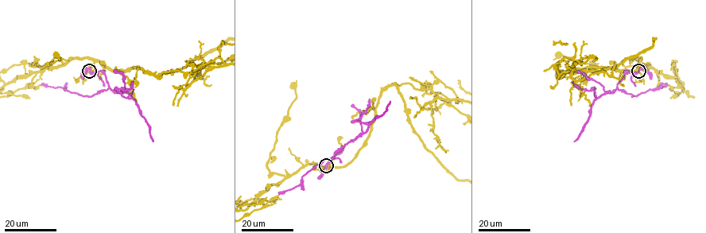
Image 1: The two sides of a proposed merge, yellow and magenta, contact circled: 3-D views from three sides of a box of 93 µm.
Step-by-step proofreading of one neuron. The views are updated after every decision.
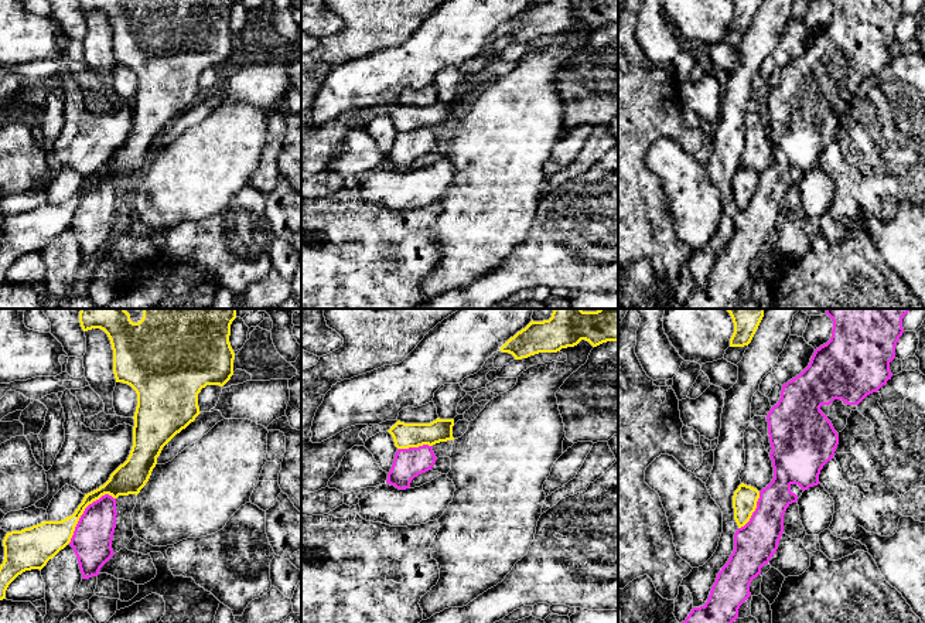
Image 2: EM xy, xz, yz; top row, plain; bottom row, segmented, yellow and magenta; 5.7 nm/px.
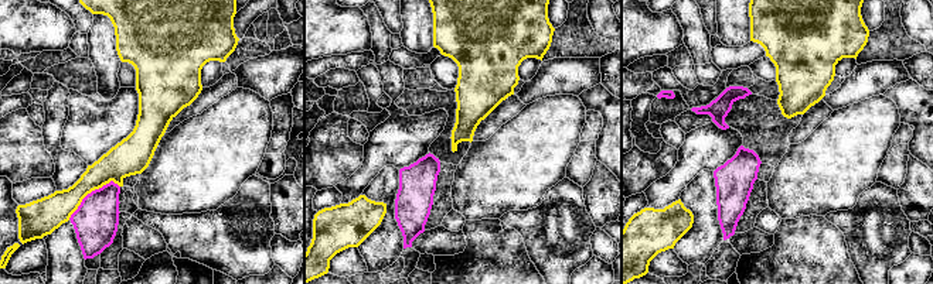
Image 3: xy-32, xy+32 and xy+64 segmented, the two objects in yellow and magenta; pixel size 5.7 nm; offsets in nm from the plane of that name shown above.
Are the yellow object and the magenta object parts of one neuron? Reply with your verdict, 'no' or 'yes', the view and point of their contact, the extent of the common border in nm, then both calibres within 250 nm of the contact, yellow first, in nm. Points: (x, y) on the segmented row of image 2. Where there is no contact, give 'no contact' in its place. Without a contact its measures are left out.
no | xy (84, 510) | 380 nm | 190/220 nm

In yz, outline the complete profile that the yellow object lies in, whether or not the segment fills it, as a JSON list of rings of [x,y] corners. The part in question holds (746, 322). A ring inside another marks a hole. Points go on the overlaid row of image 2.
[[[727,309],[734,323],[730,347],[748,345],[764,317],[764,309]]]

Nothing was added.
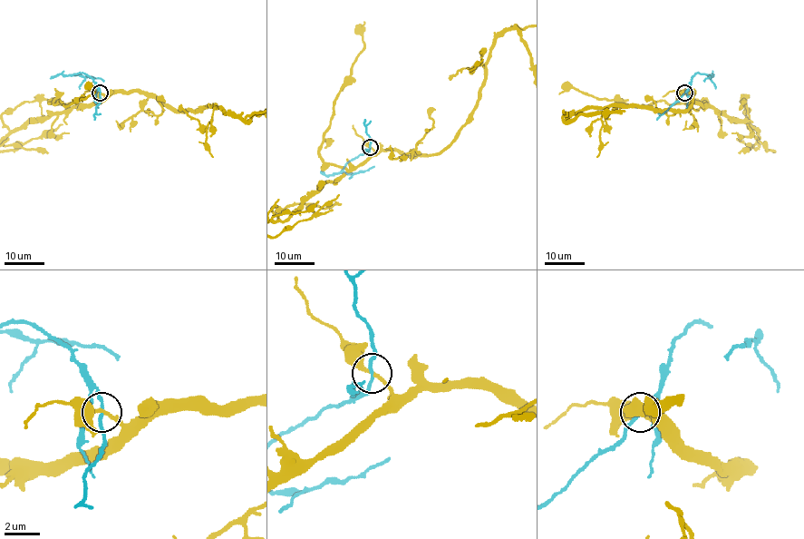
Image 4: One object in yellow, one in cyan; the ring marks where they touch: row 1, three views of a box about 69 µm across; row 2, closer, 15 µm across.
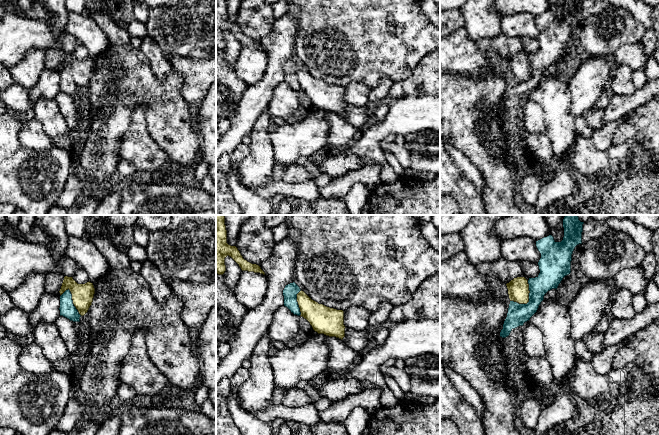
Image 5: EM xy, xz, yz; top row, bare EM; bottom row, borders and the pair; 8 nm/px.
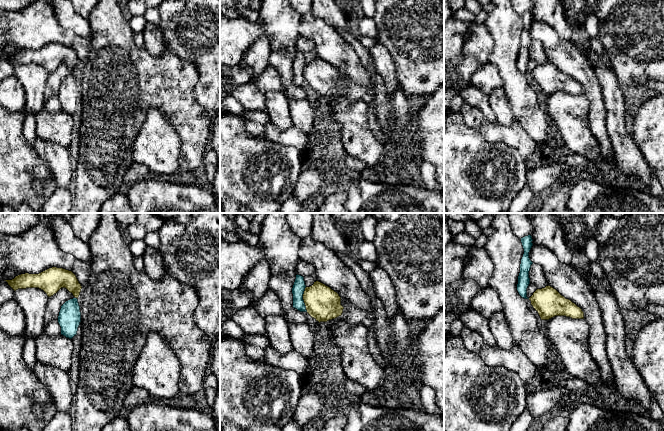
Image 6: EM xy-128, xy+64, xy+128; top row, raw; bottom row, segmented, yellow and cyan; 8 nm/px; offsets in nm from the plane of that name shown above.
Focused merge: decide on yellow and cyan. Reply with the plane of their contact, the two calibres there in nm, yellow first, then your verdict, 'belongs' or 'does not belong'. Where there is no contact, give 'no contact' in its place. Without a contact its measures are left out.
yz | 180/180 nm | does not belong

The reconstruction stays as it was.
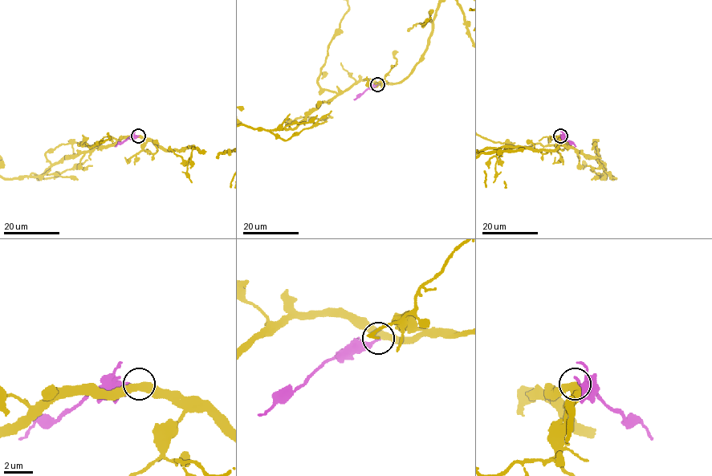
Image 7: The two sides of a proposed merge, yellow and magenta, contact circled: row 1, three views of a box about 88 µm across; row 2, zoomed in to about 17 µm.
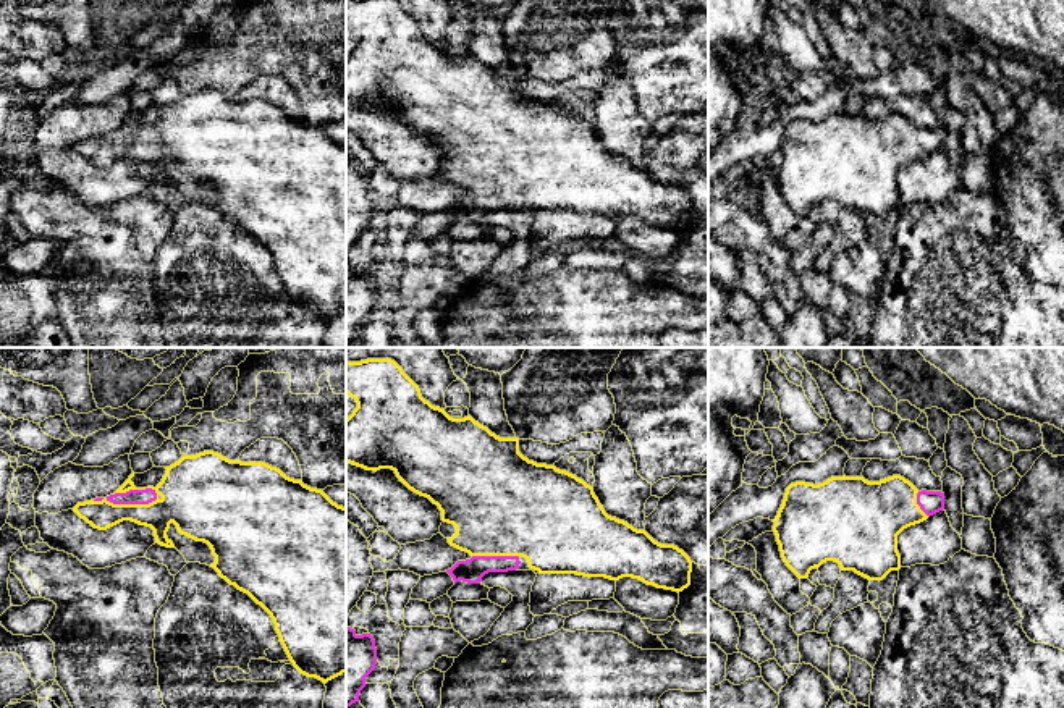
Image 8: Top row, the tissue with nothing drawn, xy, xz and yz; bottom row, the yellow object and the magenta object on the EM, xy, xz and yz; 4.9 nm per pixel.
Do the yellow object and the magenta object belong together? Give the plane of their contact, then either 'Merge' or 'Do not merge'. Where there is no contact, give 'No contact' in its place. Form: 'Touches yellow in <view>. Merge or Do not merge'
Touches yellow in xy. Merge

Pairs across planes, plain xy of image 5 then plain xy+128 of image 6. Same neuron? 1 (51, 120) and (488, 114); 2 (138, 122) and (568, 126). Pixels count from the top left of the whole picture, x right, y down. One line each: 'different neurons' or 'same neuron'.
1: different neurons
2: same neuron

